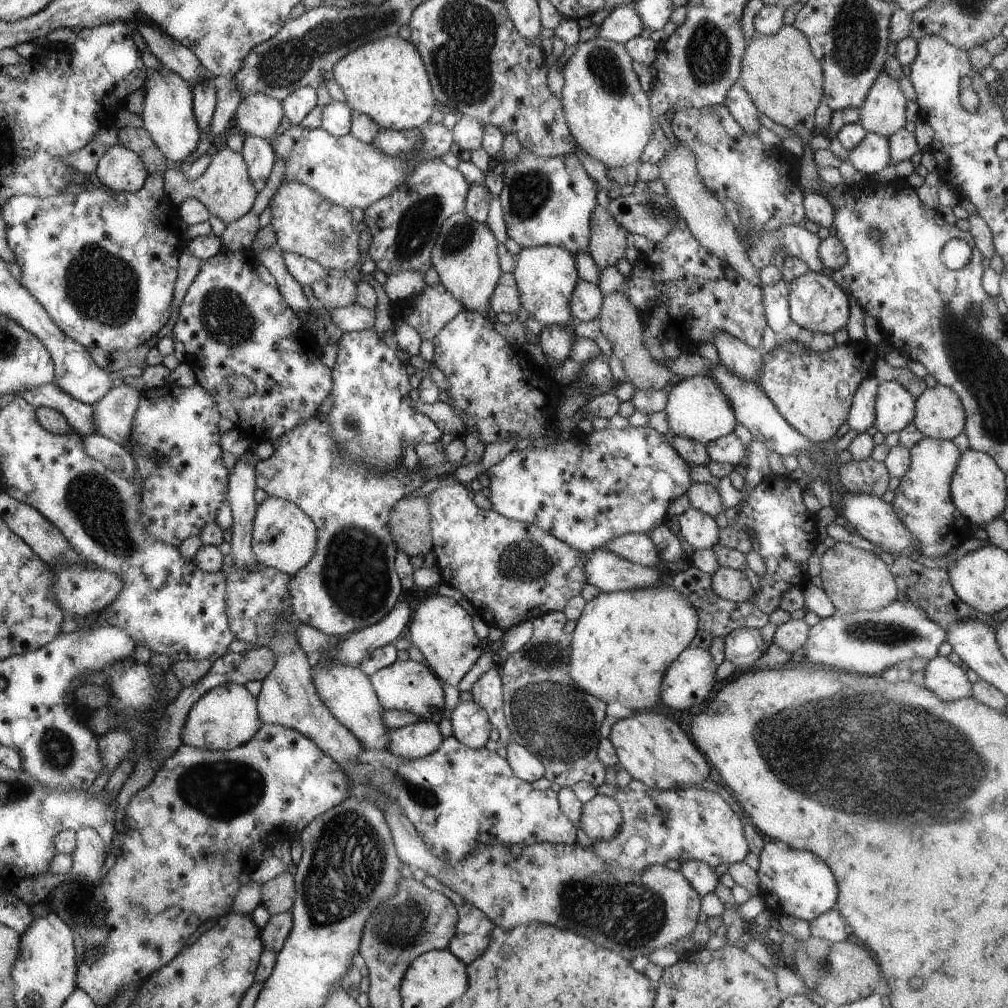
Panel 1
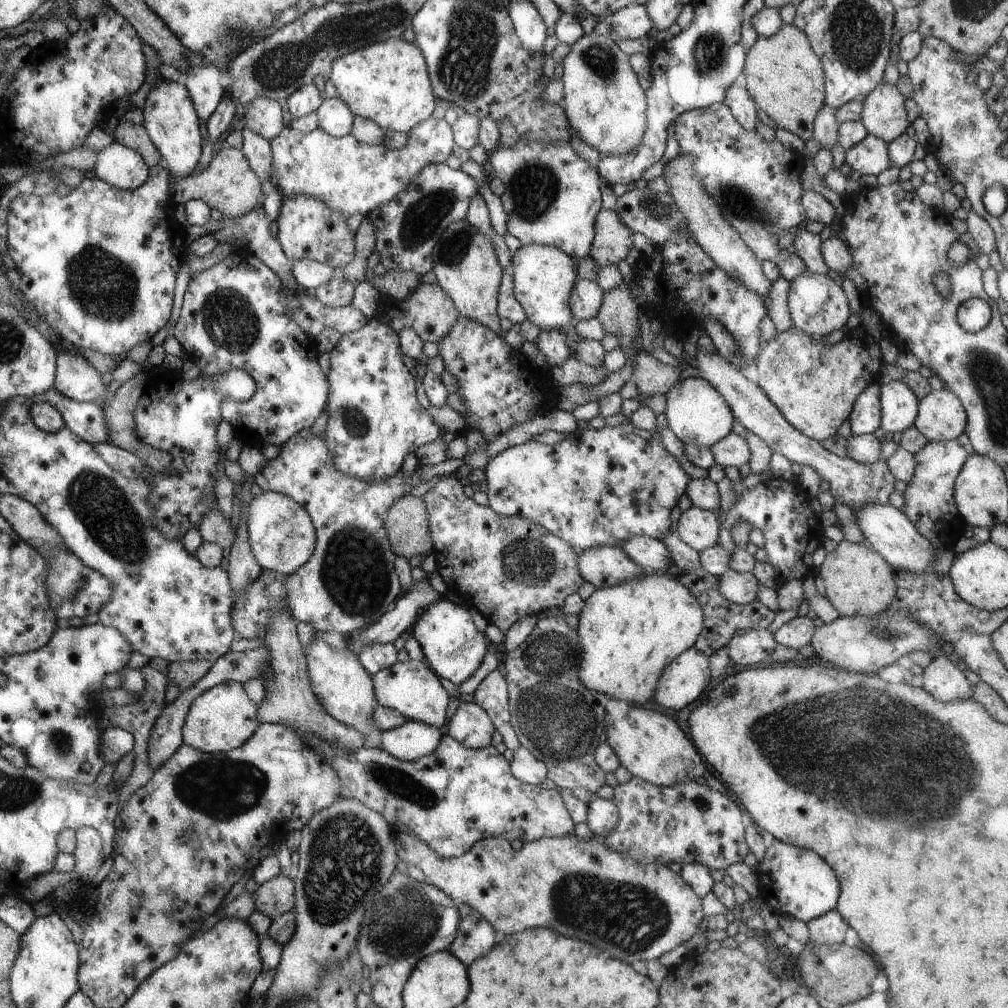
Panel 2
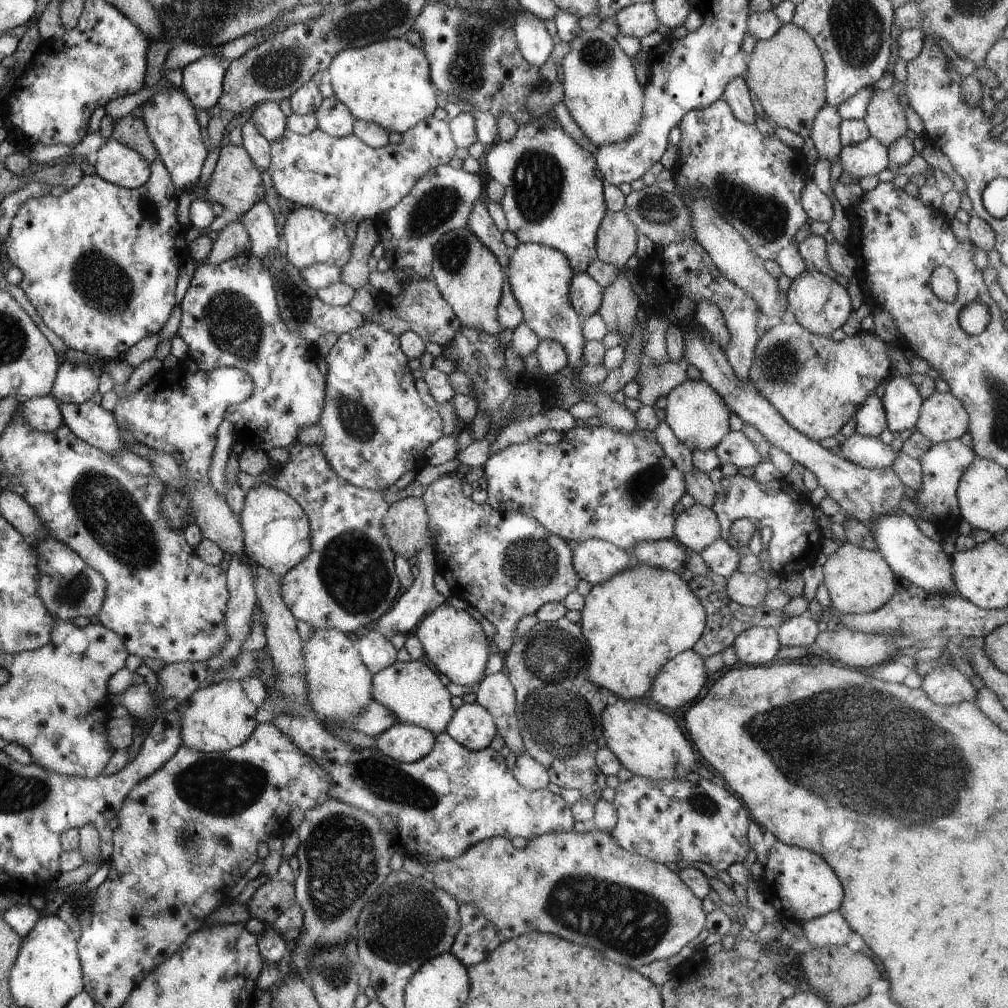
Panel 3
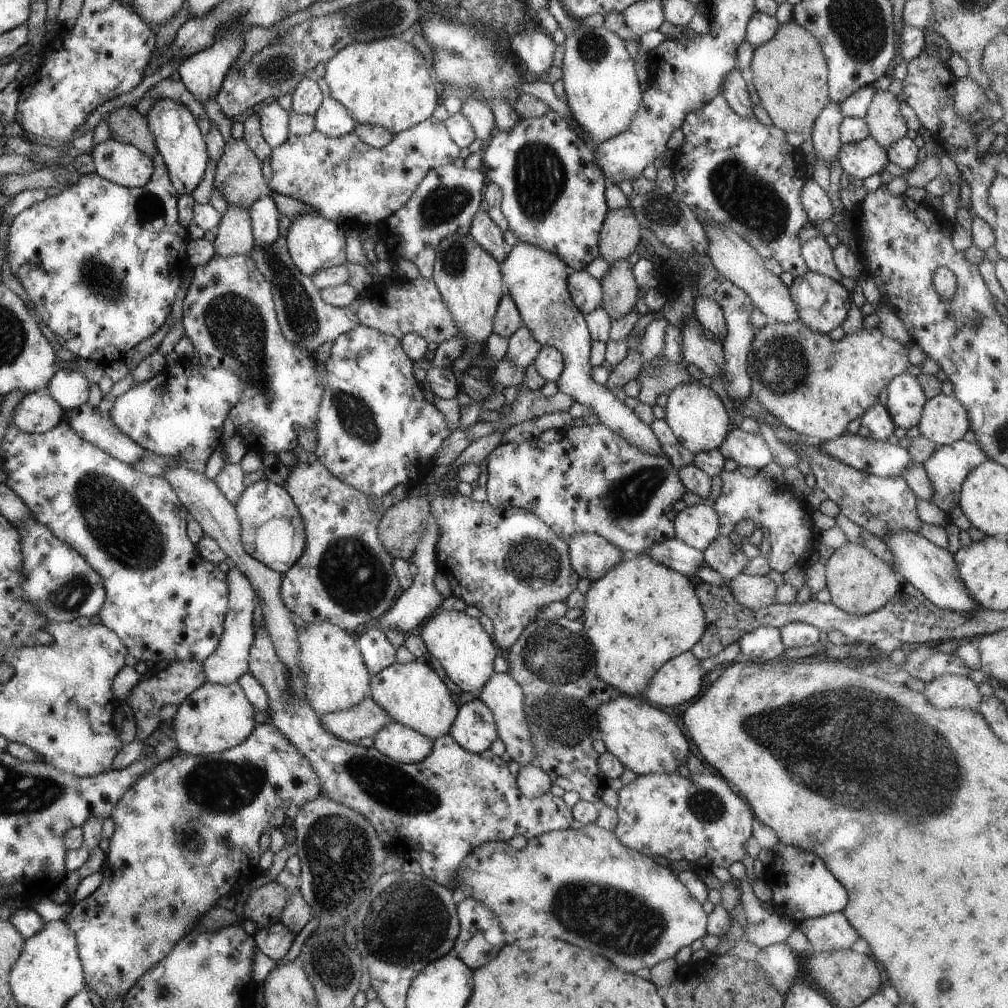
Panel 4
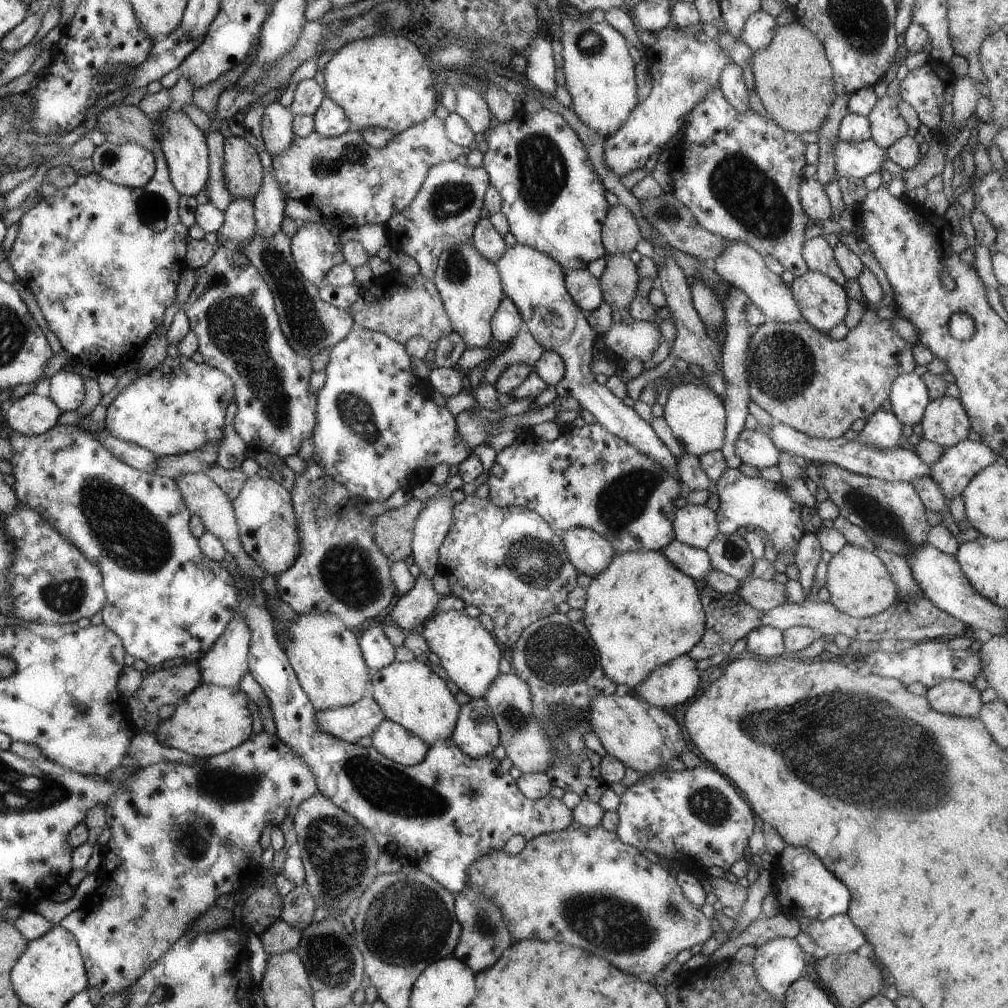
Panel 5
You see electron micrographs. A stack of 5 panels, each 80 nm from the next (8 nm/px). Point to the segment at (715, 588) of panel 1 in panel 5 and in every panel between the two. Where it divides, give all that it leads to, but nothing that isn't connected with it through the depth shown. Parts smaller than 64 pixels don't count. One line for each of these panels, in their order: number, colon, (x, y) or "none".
2: (740, 588)
3: (748, 590)
4: (754, 592)
5: (763, 595)

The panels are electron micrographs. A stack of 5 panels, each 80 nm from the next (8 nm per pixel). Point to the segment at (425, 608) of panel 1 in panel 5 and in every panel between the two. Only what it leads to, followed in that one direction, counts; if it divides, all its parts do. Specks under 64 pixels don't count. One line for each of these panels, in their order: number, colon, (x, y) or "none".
2: (453, 647)
3: (456, 644)
4: (466, 652)
5: (470, 654)

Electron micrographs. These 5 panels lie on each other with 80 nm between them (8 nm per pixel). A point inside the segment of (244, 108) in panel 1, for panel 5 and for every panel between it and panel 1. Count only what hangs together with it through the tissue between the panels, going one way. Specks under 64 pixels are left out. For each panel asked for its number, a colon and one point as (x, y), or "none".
2: (264, 116)
3: (268, 118)
4: (274, 120)
5: (277, 133)

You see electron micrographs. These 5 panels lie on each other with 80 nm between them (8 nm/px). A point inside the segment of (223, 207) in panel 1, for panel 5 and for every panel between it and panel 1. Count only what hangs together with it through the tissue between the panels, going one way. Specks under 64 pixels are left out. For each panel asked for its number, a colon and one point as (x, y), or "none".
2: (229, 184)
3: (236, 183)
4: (238, 177)
5: (242, 170)

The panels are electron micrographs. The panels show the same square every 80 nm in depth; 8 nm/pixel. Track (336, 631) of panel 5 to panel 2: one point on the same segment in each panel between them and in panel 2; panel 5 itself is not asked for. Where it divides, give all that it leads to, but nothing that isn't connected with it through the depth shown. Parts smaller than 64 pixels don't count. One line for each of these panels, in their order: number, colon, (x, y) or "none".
2: (341, 683)
3: (339, 685)
4: (336, 679)

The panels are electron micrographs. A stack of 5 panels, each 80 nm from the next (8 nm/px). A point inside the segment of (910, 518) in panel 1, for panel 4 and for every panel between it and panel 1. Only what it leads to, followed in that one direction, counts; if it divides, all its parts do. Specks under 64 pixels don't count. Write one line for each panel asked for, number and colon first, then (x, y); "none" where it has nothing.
2: (929, 503)
3: (943, 465)
4: (947, 468)

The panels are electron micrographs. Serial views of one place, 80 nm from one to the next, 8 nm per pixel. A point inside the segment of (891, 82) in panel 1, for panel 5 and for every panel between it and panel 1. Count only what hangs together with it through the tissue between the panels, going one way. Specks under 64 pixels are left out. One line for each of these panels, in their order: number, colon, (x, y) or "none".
2: (884, 116)
3: (885, 118)
4: (886, 124)
5: (887, 125)

